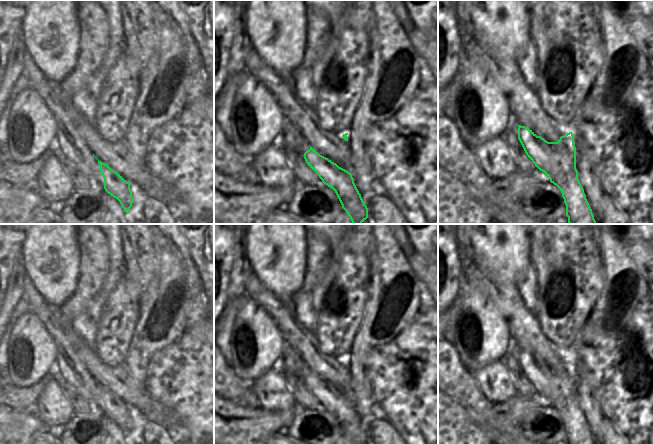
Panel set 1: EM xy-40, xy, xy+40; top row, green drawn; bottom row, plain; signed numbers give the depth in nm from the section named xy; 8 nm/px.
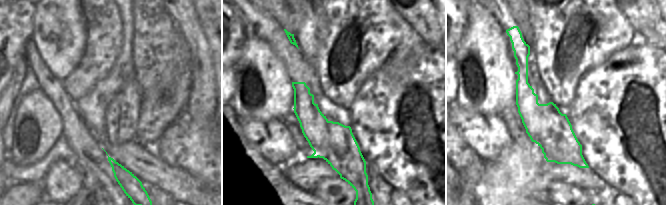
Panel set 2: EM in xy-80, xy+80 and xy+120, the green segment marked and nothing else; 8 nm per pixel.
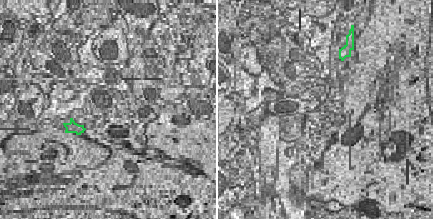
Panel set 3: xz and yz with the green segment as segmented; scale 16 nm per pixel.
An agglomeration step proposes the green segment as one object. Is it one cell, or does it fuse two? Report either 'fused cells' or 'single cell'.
fused cells

